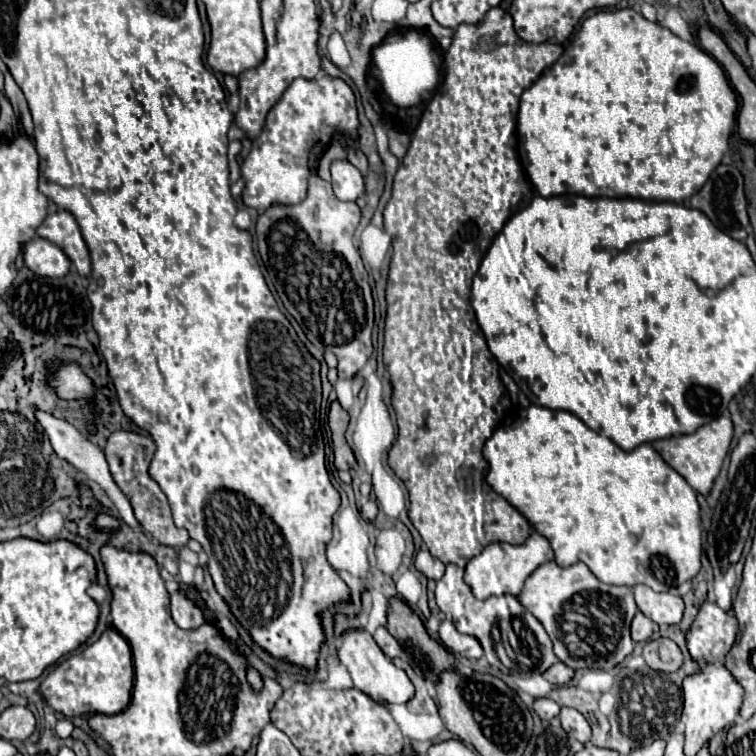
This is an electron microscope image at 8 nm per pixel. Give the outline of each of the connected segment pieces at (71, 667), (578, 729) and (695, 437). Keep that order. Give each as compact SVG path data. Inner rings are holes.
M106 628L102 636L84 652L62 660L40 684L40 692L56 712L66 718L82 714L118 714L130 702L134 682L130 644L114 628Z
M562 708L560 710L560 722L562 722L562 728L566 730L566 734L582 744L590 742L592 738L592 730L590 730L590 724L586 722L586 718L574 710L574 708Z
M716 418L710 424L698 428L694 434L656 440L652 444L652 448L662 456L662 460L668 466L672 466L678 474L682 474L682 478L686 478L686 482L696 492L700 492L702 496L708 496L714 486L714 480L722 468L722 462L730 450L730 442L732 442L732 420L730 418Z

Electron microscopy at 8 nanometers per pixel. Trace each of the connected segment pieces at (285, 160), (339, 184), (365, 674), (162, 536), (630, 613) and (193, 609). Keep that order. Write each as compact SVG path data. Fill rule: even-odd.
M326 74L314 80L294 80L270 110L262 134L252 142L252 150L240 166L244 178L244 206L268 210L272 204L294 206L302 202L306 198L308 178L316 172L324 148L342 130L348 134L358 130L356 96L350 86Z
M334 160L330 166L332 172L332 188L334 194L344 200L352 202L364 194L364 178L358 168L354 168L348 160Z
M350 628L342 634L342 644L338 648L340 662L346 664L354 686L368 696L372 696L376 702L396 702L396 704L406 704L414 696L414 686L408 680L406 672L396 668L386 654L382 654L380 646L374 642L374 638L362 630L362 628Z
M118 430L108 438L108 444L104 446L104 454L110 466L110 474L116 482L116 486L126 494L126 498L132 504L134 516L136 520L144 526L144 530L160 544L170 546L170 548L182 548L188 544L190 536L186 530L176 528L176 524L172 522L172 512L168 506L168 500L164 496L164 492L160 490L160 486L156 484L156 480L150 476L148 466L150 460L154 456L154 440L148 434L138 434L138 432L126 432L126 430Z
M556 562L542 564L526 580L518 600L542 622L554 644L554 654L558 660L574 670L610 670L628 654L632 654L634 642L630 638L630 622L638 610L634 604L632 588L600 582L582 562L568 568L560 568Z
M176 590L170 596L170 610L174 622L184 630L194 630L206 622L202 608L196 606L192 600L188 600L182 590Z

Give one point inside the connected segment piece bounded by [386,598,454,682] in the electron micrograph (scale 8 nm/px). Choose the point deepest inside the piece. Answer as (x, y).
(424, 654)

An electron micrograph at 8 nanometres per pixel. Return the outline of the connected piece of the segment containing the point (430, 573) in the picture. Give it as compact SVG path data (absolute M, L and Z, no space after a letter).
M420 548L420 552L418 552L416 558L414 558L414 566L416 566L416 570L420 570L426 578L432 578L432 580L442 578L442 574L444 574L444 564L442 564L438 558L434 558L434 556L428 552L428 548Z

